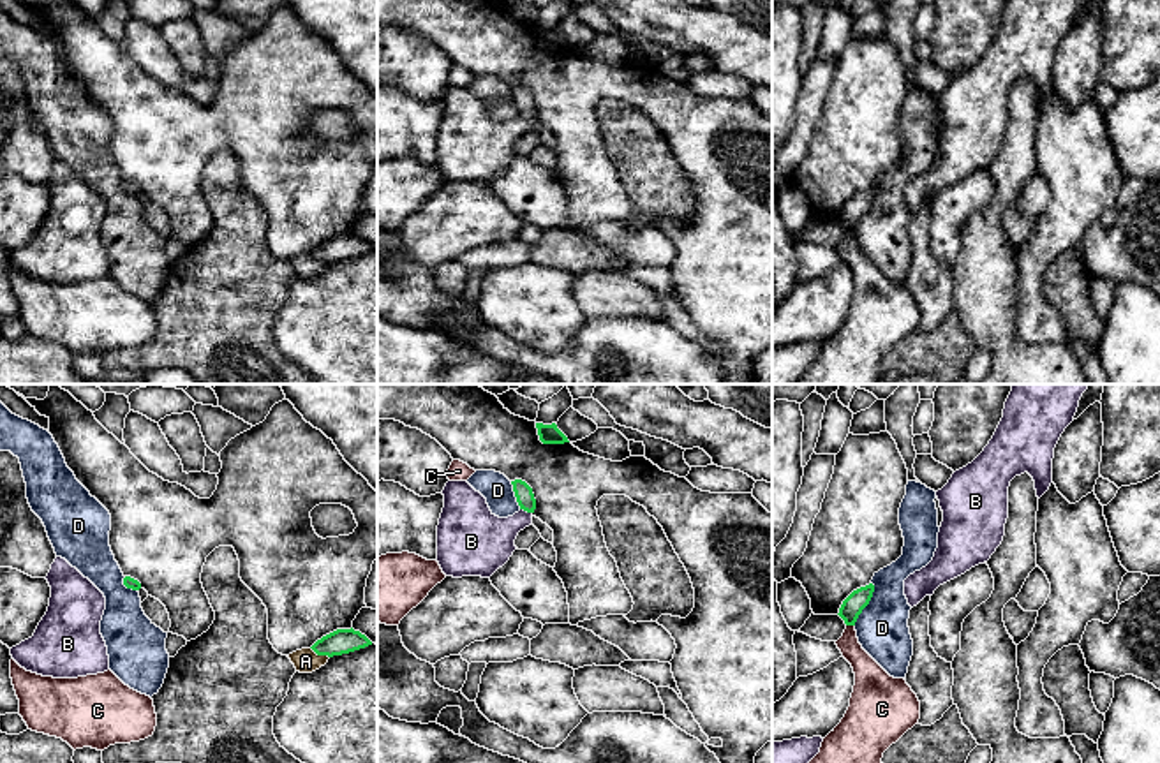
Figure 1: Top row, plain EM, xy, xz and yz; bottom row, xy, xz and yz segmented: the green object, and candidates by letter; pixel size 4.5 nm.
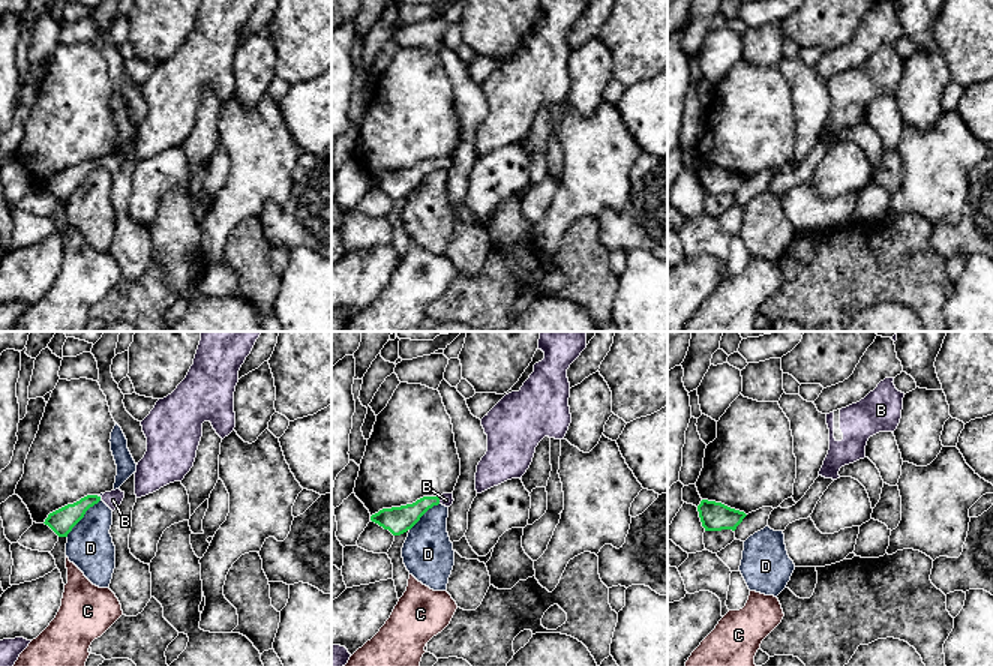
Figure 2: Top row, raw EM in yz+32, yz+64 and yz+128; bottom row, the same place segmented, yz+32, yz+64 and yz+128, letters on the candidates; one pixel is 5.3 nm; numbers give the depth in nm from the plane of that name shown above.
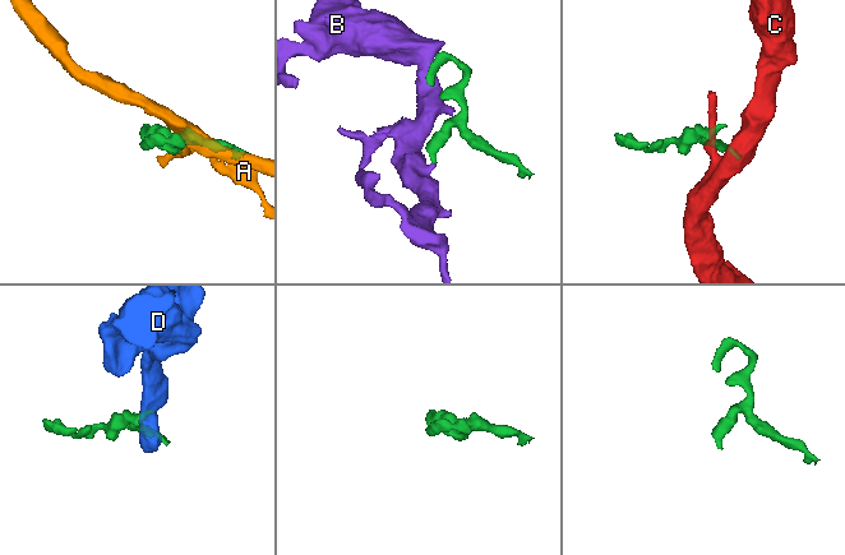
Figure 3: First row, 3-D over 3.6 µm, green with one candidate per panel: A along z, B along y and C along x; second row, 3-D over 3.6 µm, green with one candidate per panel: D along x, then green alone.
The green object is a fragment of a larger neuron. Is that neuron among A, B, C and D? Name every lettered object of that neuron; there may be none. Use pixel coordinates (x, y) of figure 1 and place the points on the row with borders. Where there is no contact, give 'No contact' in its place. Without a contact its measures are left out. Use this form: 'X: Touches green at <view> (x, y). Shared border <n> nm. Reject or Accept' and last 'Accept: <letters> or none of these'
A: Touches green at xy (319, 654). Shared border 100 nm. Reject
B: Touches green at xz (526, 510). Shared border 60 nm. Accept
C: Touches green at yz (850, 624). Shared border 40 nm. Reject
D: Touches green at yz (868, 603). Shared border 220 nm. Reject
Accept: B

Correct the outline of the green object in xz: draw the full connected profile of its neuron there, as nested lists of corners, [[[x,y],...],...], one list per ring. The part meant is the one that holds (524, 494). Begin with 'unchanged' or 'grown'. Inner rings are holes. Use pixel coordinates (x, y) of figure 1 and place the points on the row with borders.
grown | [[[522,479],[511,485],[520,511],[499,518],[467,481],[446,483],[437,525],[437,562],[446,576],[490,578],[509,560],[518,532],[532,525],[536,509],[532,488]]]

